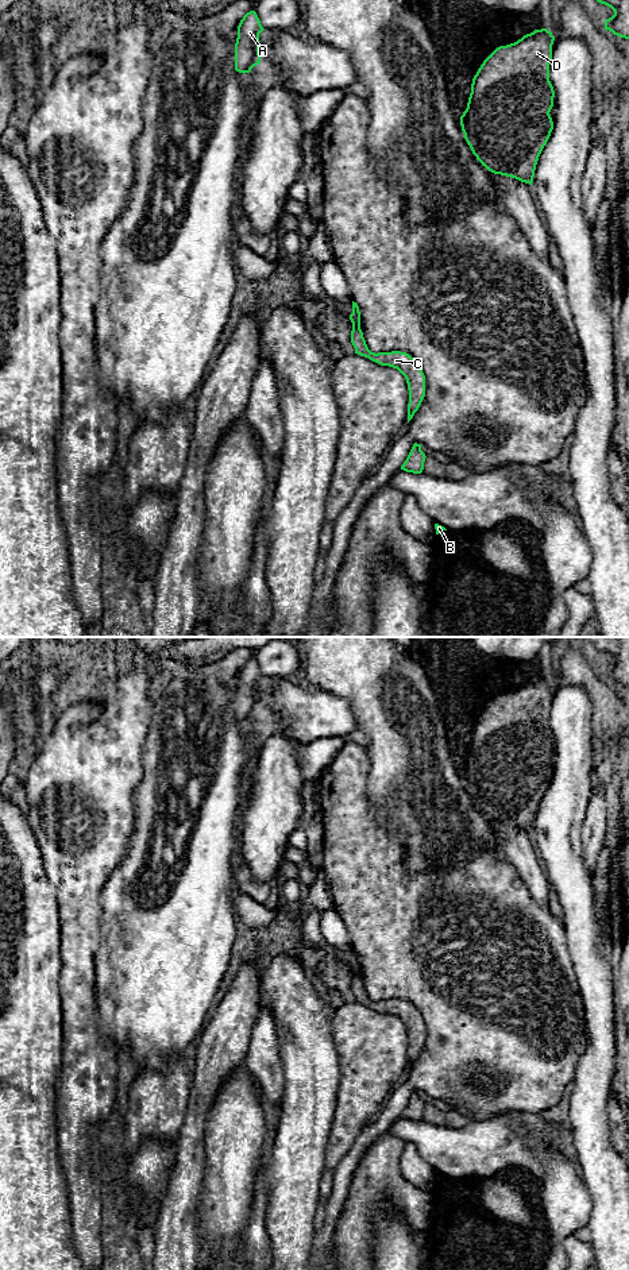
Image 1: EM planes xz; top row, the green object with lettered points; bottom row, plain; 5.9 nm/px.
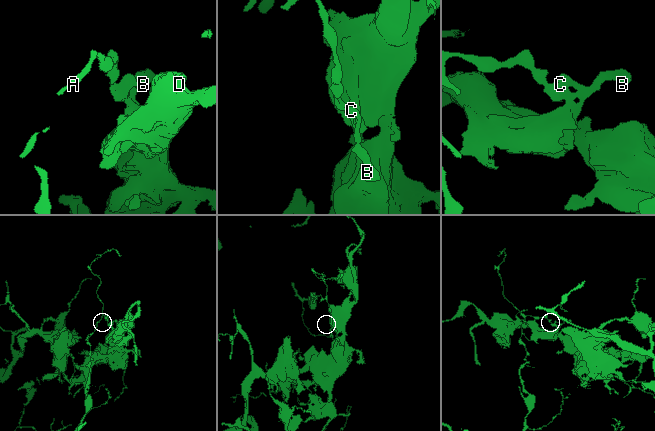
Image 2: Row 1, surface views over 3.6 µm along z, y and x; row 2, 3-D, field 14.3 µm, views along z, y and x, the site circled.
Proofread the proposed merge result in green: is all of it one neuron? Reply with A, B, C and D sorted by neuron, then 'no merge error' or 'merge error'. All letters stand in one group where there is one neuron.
A / B C D; merge error

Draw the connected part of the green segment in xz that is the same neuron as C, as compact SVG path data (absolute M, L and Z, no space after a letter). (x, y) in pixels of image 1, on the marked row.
M352 327L351 343L355 348L355 354L368 358L370 360L381 364L397 368L406 379L409 390L408 404L408 422L413 418L425 397L425 375L421 366L406 352L371 352L363 337L360 327Z

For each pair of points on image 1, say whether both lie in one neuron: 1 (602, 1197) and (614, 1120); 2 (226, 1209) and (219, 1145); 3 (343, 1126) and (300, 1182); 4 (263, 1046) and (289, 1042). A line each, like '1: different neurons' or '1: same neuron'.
1: different neurons
2: same neuron
3: different neurons
4: different neurons

